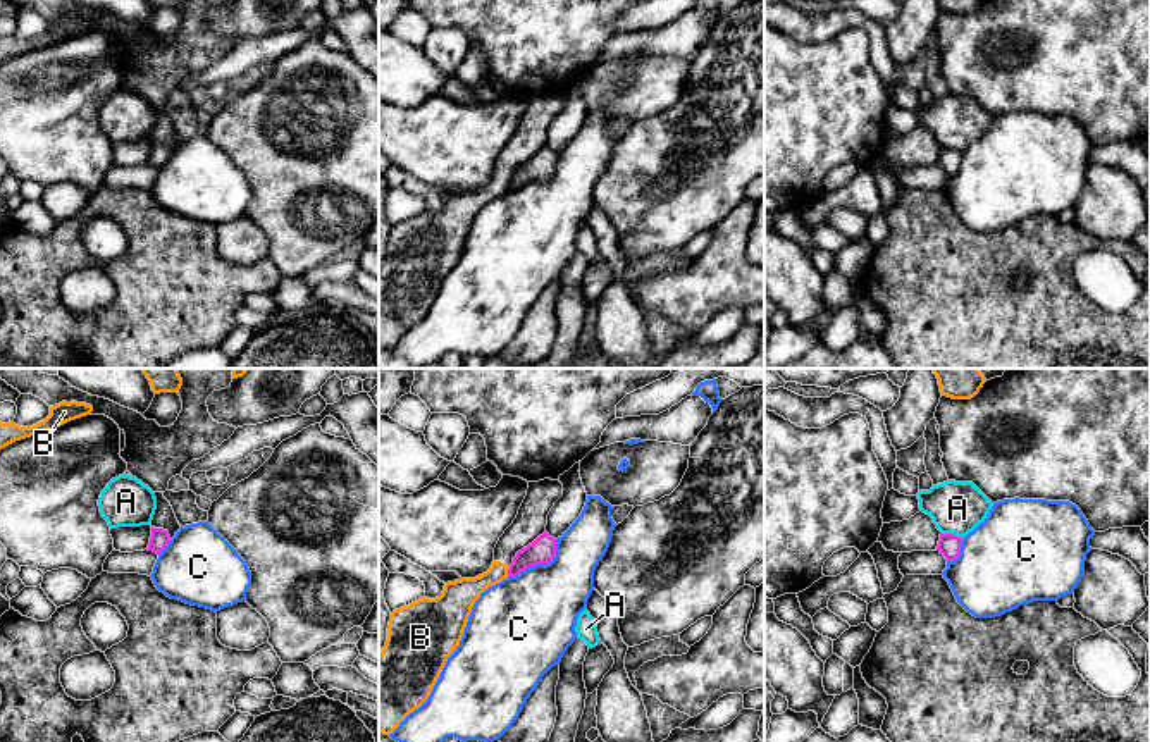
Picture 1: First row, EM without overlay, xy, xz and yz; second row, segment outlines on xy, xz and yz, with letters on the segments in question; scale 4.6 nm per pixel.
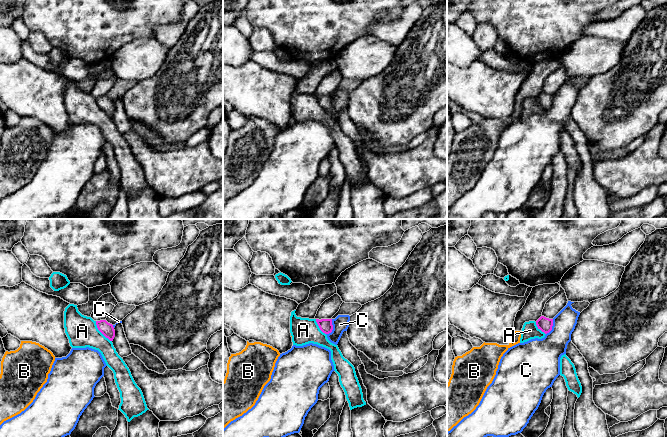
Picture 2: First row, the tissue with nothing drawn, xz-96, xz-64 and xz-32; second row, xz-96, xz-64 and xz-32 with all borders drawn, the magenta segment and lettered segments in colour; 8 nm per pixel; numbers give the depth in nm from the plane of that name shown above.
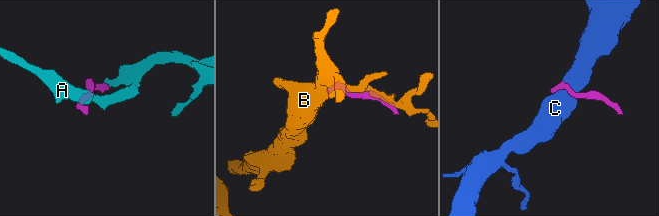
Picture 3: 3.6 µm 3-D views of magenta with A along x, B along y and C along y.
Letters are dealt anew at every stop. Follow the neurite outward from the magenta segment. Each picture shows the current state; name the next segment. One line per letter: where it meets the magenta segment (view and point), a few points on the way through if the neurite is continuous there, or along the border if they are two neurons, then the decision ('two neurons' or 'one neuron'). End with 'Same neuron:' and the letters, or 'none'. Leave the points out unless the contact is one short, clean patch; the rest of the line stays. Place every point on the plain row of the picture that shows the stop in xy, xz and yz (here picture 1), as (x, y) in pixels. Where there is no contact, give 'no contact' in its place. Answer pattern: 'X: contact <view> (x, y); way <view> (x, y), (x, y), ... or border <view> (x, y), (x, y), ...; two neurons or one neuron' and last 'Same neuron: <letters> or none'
A: contact yz (952, 148); border yz (942, 147), (963, 152); two neurons
B: contact xz (508, 186); two neurons
C: contact xz (539, 178); border xz (556, 154), (556, 169), (550, 176), (531, 179), (508, 191); two neurons
Same neuron: none

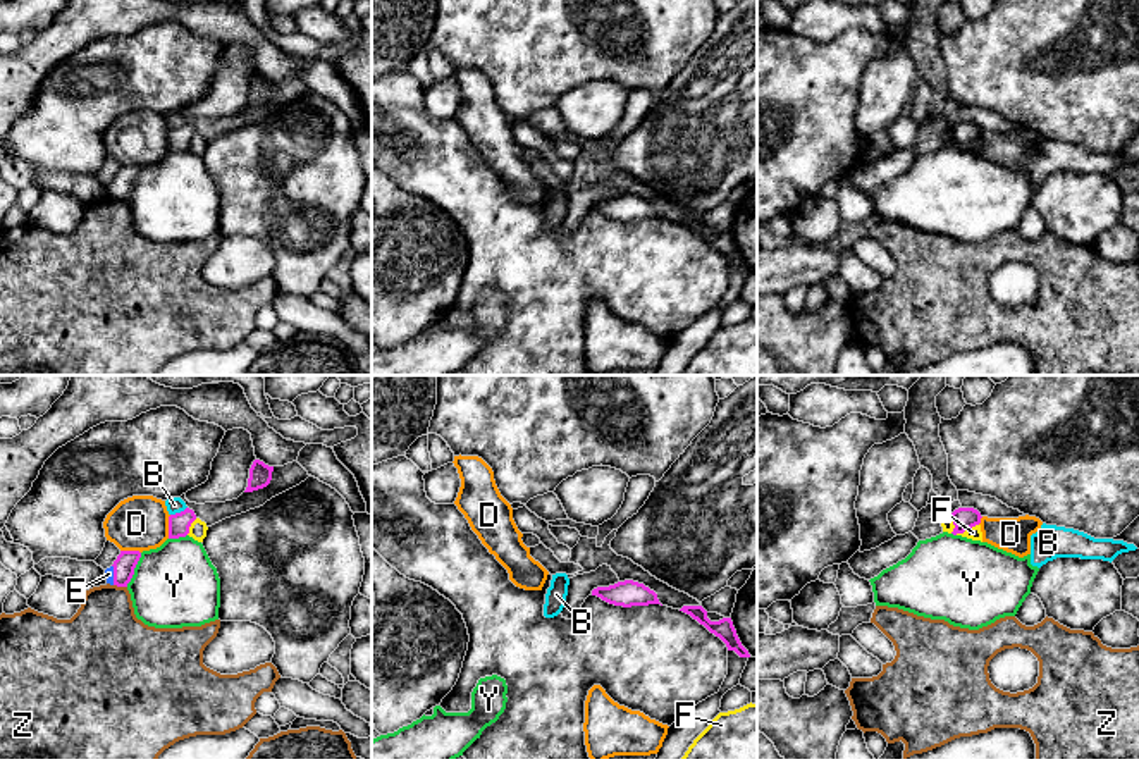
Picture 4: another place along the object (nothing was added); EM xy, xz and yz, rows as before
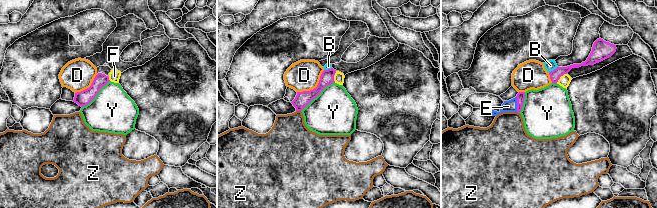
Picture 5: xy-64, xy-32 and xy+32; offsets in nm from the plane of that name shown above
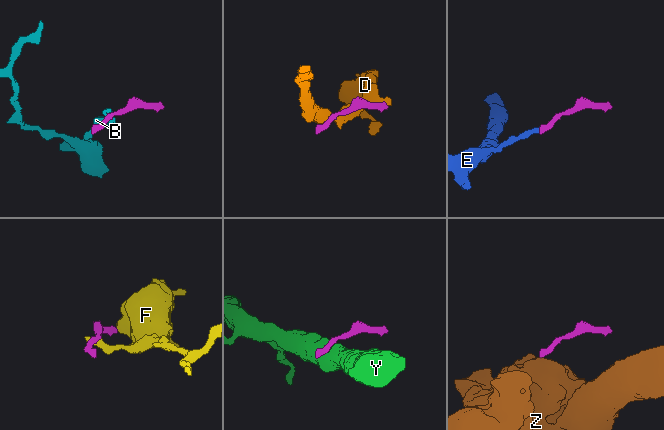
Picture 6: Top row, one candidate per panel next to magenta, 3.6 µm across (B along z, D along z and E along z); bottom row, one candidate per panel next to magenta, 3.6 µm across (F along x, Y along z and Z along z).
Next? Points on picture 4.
B: contact xy (178, 128); border xy (186, 121), (171, 129); two neurons
D: contact xy (169, 141); border xy (171, 129), (167, 152); two neurons
E: contact xy (114, 190); way xy (126, 176), (114, 190), (109, 188); one neuron
F: contact yz (966, 143); border yz (978, 138), (955, 148); two neurons
Y: contact xy (133, 185); border xy (141, 167), (135, 188), (126, 200); two neurons
Z: contact xy (121, 200); border xy (114, 198), (126, 202); two neurons
Same neuron: E

